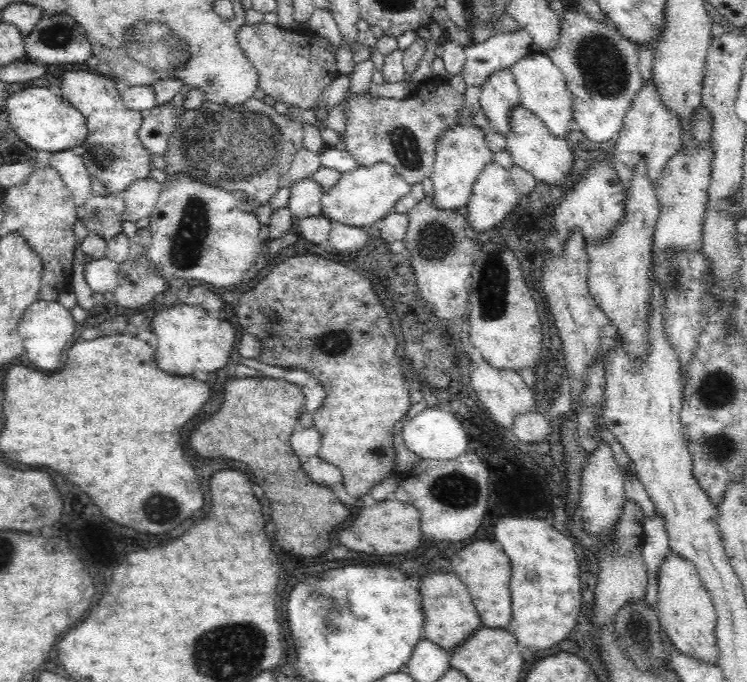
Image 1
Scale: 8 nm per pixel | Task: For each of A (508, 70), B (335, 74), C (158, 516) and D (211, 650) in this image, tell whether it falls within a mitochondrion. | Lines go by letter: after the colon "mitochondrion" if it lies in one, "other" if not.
A: other
B: other
C: mitochondrion
D: mitochondrion

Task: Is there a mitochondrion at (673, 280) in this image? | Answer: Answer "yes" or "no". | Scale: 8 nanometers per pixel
yes

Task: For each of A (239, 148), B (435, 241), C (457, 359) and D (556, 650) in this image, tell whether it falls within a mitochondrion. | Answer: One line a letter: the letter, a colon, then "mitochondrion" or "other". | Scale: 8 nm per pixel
A: mitochondrion
B: mitochondrion
C: other
D: other

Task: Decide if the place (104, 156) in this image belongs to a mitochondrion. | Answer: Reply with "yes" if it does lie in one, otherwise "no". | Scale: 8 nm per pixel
yes

